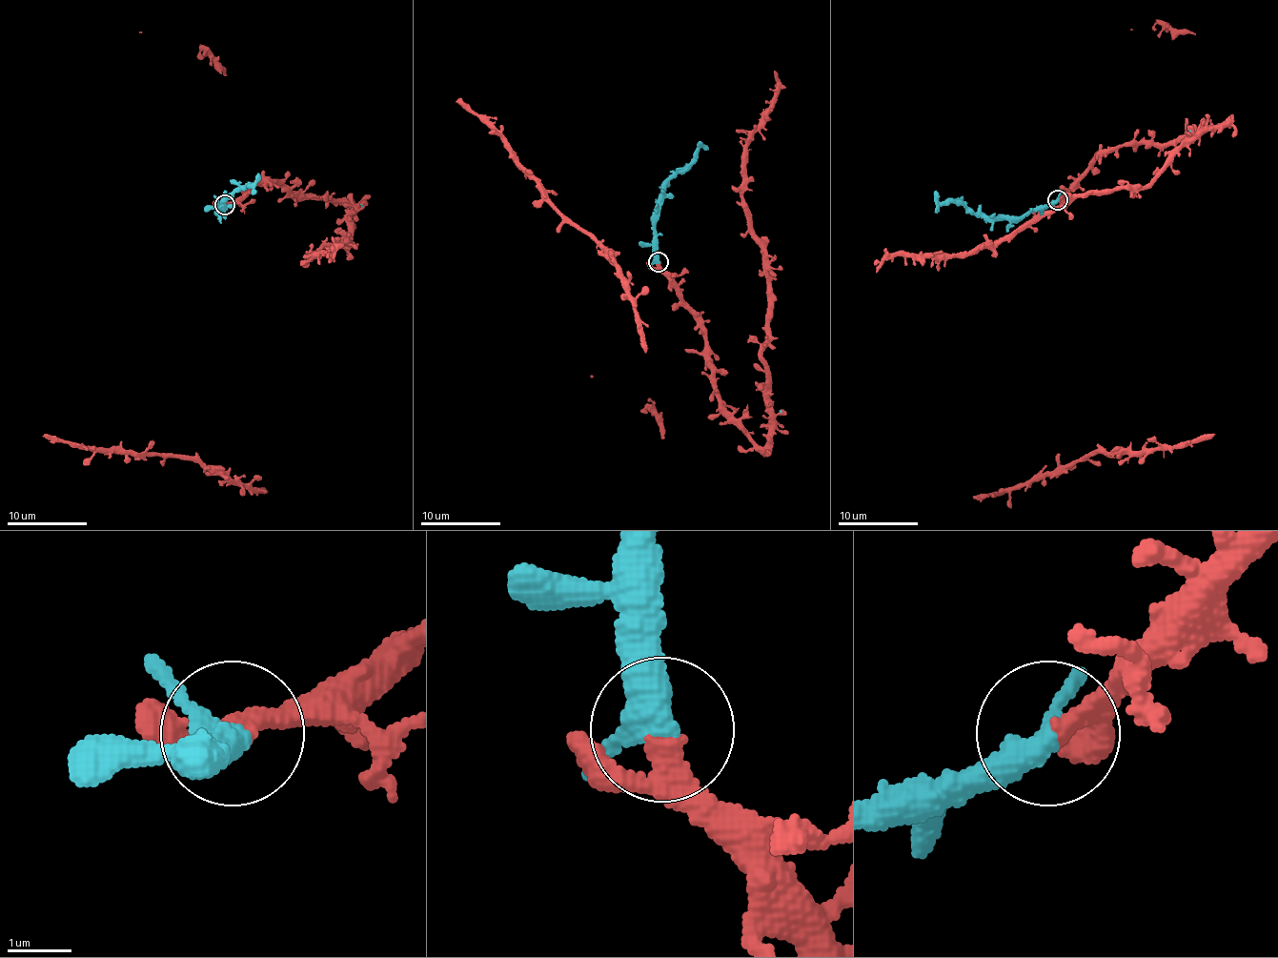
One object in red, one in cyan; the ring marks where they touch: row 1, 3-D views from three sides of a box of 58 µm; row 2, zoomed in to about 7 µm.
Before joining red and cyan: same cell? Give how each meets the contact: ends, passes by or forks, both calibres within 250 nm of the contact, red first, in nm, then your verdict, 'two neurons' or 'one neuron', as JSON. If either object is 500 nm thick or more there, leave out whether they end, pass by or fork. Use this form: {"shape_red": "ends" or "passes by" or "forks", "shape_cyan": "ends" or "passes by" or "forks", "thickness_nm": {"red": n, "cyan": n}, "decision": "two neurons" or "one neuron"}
{"shape_red": "passes by", "shape_cyan": "passes by", "thickness_nm": {"red": 280, "cyan": 400}, "decision": "one neuron"}

